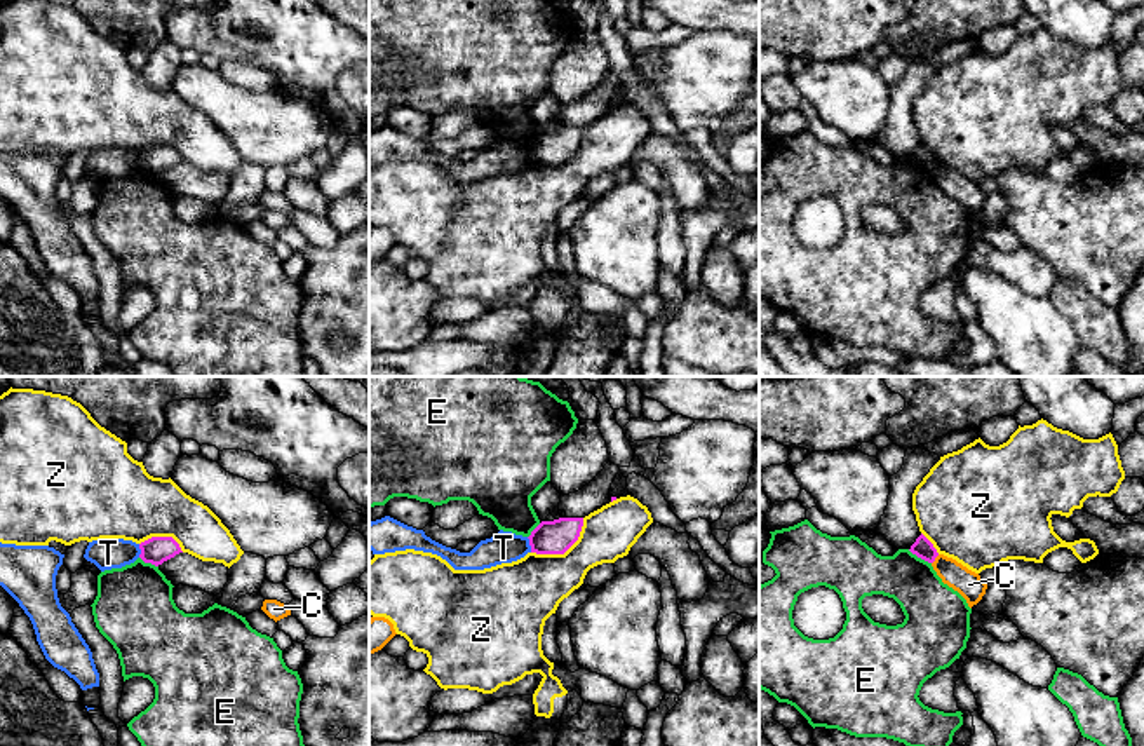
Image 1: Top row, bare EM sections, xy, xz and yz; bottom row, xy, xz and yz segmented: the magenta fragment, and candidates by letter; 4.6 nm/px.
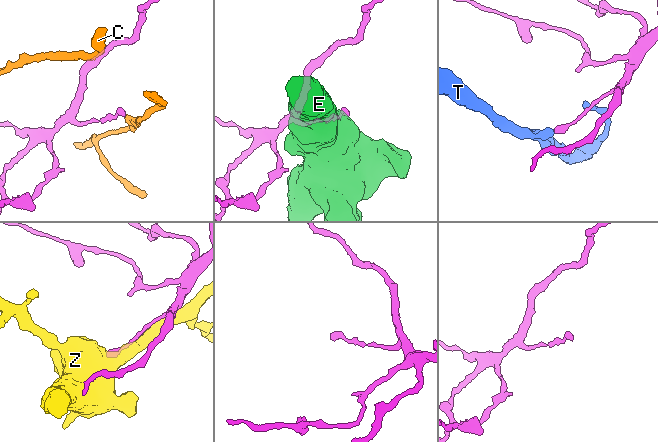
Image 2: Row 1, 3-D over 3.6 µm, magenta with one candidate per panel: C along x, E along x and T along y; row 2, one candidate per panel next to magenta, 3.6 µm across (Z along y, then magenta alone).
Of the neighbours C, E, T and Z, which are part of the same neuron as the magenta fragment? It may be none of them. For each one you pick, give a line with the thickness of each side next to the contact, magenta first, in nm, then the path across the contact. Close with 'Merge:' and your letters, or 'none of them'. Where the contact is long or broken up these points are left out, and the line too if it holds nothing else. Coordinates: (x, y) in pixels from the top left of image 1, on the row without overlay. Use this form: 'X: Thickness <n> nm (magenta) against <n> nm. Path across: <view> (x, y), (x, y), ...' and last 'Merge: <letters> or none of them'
Merge: none of them

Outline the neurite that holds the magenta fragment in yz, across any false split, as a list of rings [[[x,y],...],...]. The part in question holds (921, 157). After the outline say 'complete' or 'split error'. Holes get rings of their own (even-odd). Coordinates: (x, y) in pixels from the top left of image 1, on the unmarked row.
[[[923,143],[916,148],[909,160],[928,173],[933,173],[939,166],[933,153]]]; complete

